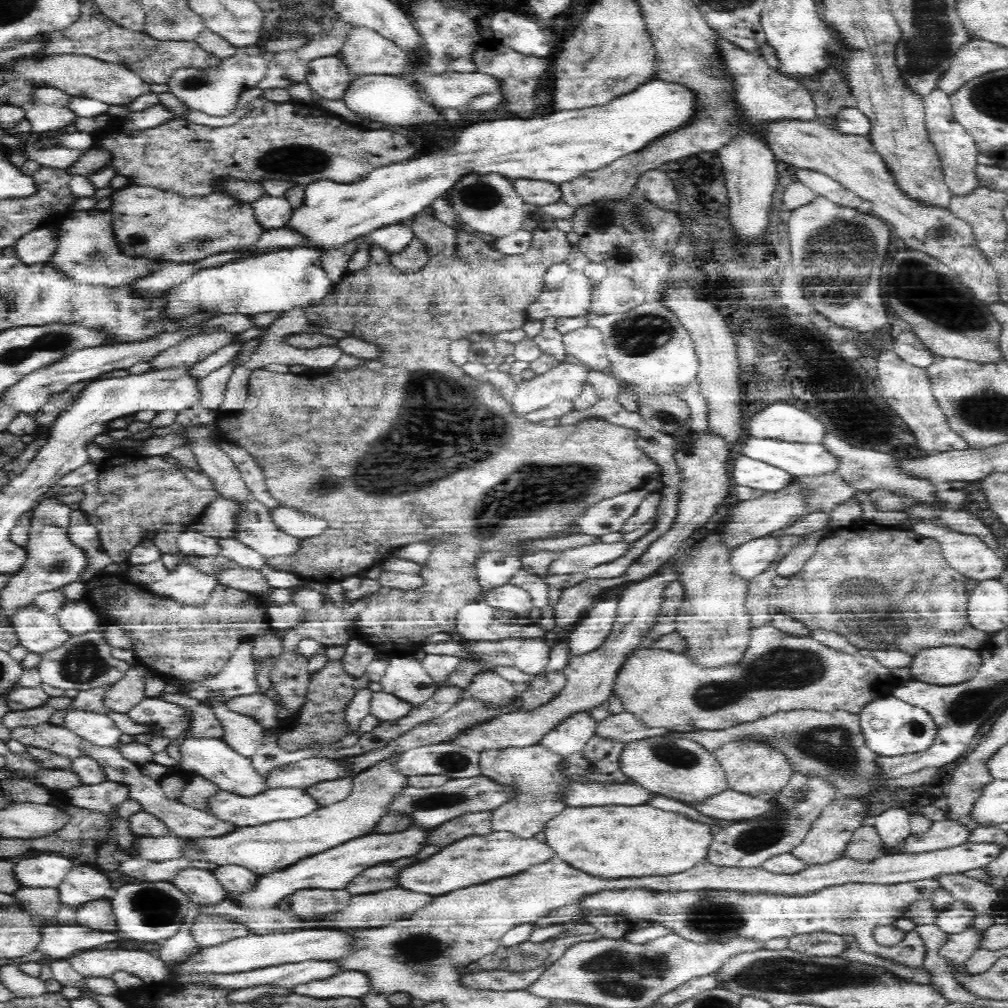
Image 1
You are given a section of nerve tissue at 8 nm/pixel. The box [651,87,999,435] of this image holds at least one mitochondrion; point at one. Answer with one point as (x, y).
(939, 301)

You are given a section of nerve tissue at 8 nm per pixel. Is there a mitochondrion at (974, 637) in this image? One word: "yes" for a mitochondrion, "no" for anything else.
no

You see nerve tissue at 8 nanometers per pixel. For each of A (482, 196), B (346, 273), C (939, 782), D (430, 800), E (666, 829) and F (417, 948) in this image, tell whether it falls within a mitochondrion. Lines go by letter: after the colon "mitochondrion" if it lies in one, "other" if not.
A: mitochondrion
B: other
C: other
D: mitochondrion
E: other
F: mitochondrion

